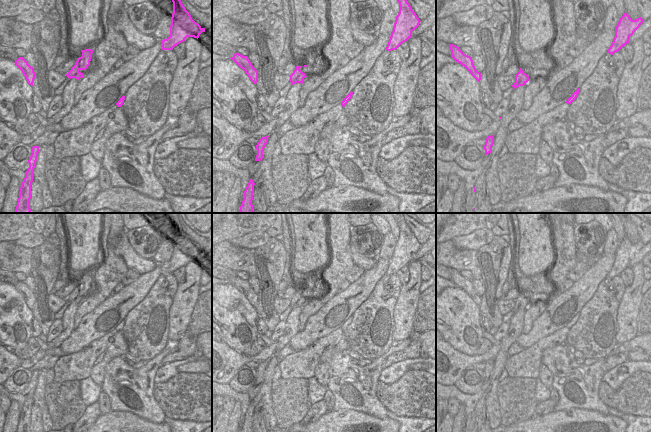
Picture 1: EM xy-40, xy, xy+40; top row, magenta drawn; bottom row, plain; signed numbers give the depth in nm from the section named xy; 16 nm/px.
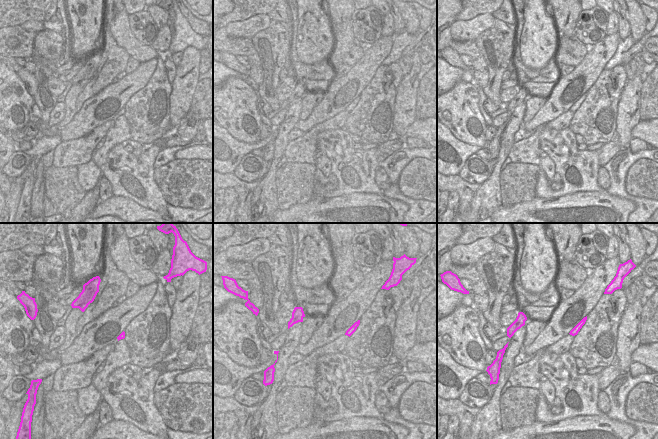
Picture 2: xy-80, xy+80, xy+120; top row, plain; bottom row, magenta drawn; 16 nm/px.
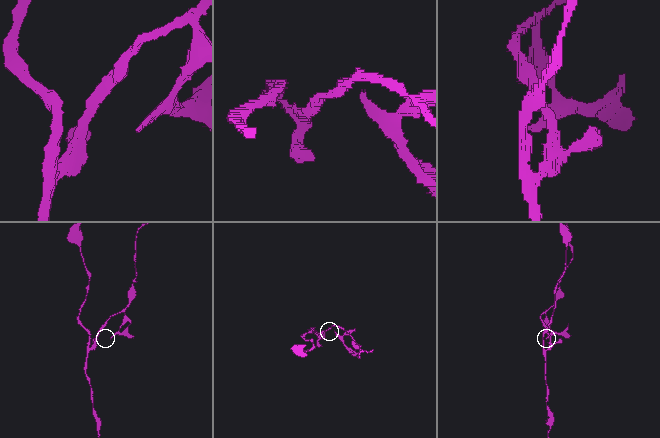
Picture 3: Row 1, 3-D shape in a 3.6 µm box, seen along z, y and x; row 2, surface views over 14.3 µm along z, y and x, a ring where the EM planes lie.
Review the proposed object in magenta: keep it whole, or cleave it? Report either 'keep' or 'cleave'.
cleave

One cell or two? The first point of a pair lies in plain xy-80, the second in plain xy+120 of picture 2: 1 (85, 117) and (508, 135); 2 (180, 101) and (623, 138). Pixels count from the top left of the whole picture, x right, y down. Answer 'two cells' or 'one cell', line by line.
1: two cells
2: one cell

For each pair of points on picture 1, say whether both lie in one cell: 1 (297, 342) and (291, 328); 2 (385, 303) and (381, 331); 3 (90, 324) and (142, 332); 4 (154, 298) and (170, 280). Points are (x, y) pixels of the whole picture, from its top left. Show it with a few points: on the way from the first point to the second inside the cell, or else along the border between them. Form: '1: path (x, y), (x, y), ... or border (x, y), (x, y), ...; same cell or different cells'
1: border (299, 331), (288, 343); different cells
2: path (381, 310), (381, 324); same cell
3: border (140, 302), (123, 318); different cells
4: border (164, 274), (162, 285), (171, 298); different cells

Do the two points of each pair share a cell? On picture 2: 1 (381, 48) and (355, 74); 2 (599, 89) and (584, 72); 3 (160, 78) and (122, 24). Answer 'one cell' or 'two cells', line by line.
1: one cell
2: two cells
3: one cell

